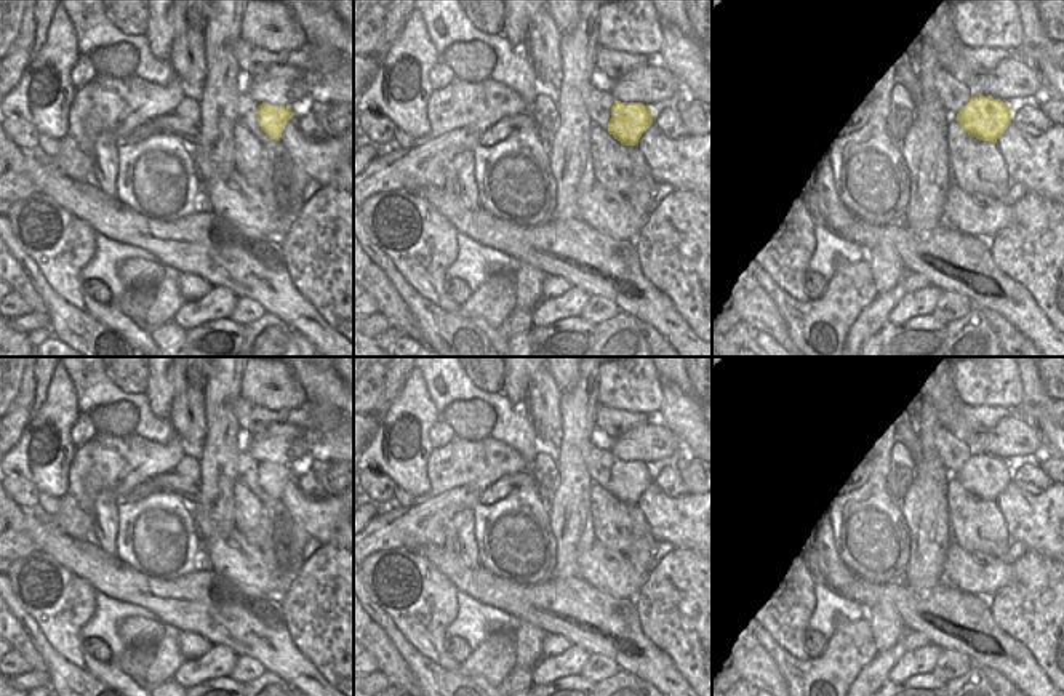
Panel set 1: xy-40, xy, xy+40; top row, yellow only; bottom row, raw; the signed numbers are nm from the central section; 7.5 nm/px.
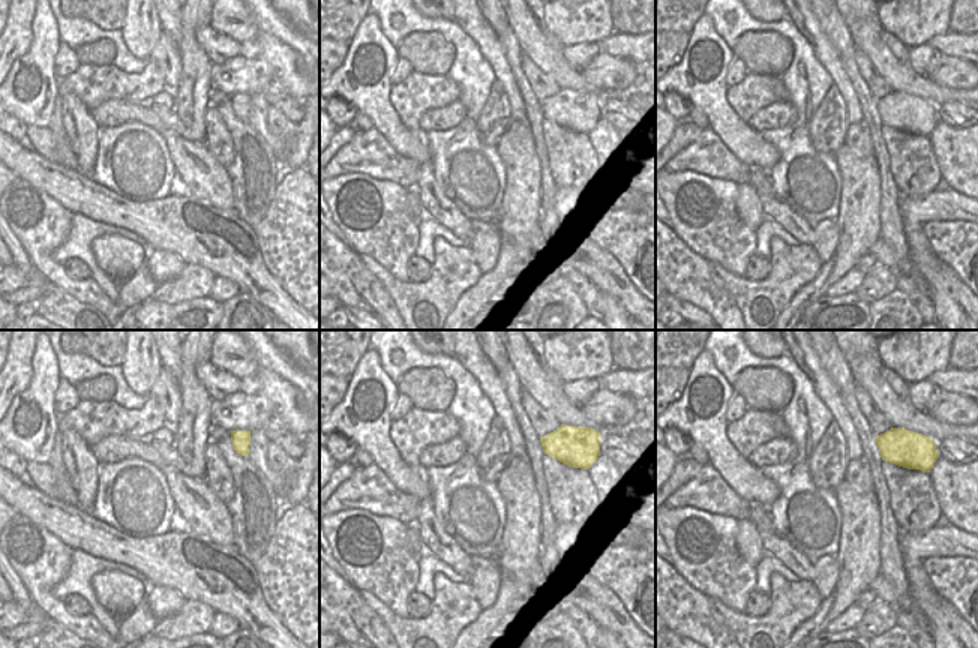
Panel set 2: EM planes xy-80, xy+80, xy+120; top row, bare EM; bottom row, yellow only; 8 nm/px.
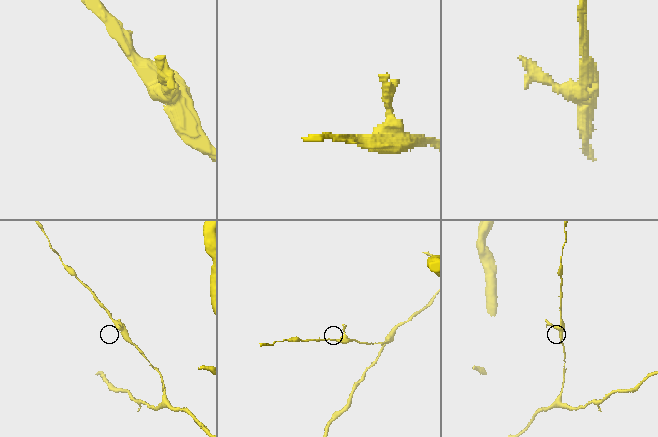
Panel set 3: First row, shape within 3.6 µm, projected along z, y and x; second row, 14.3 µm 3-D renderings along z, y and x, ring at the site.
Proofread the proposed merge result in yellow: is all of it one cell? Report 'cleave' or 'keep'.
cleave

